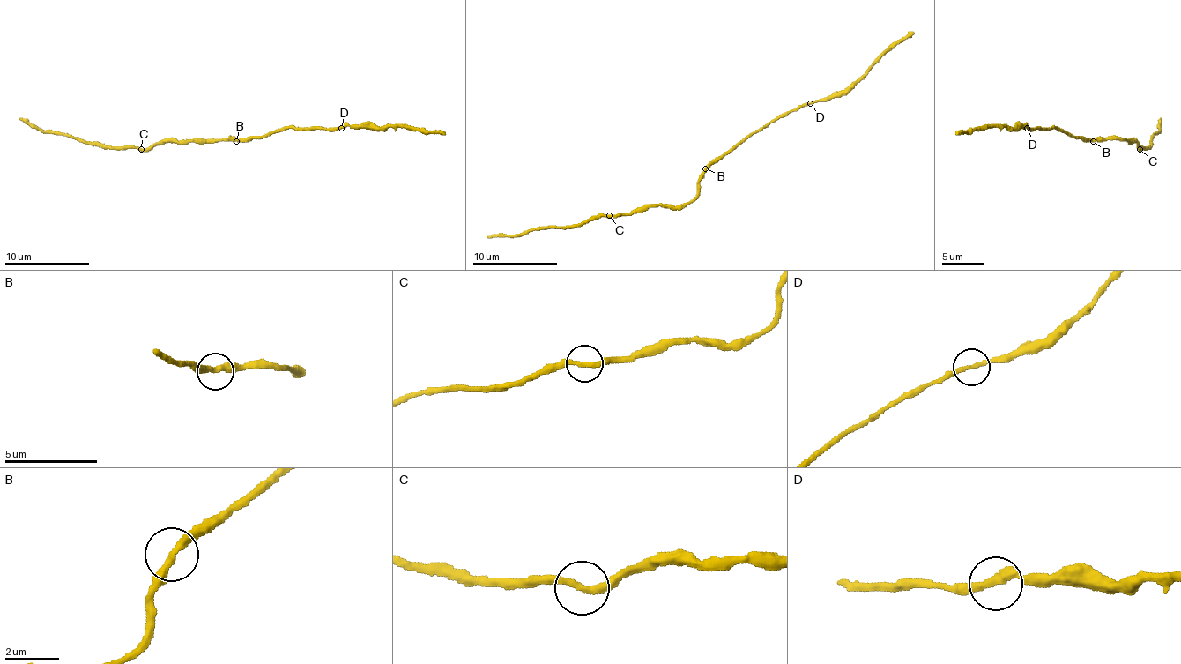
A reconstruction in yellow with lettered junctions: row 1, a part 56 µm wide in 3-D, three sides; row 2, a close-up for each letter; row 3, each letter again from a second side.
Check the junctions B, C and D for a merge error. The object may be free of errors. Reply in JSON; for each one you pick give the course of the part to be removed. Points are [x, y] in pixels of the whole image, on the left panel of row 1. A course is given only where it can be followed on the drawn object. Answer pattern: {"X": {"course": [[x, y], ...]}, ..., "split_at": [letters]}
{"split_at": []}

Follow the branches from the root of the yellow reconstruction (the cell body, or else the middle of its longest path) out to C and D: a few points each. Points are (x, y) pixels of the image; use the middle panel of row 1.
C: (707, 168), (699, 182), (699, 192), (684, 205), (637, 207), (628, 213), (609, 215)
D: (707, 168), (754, 132), (809, 102)

